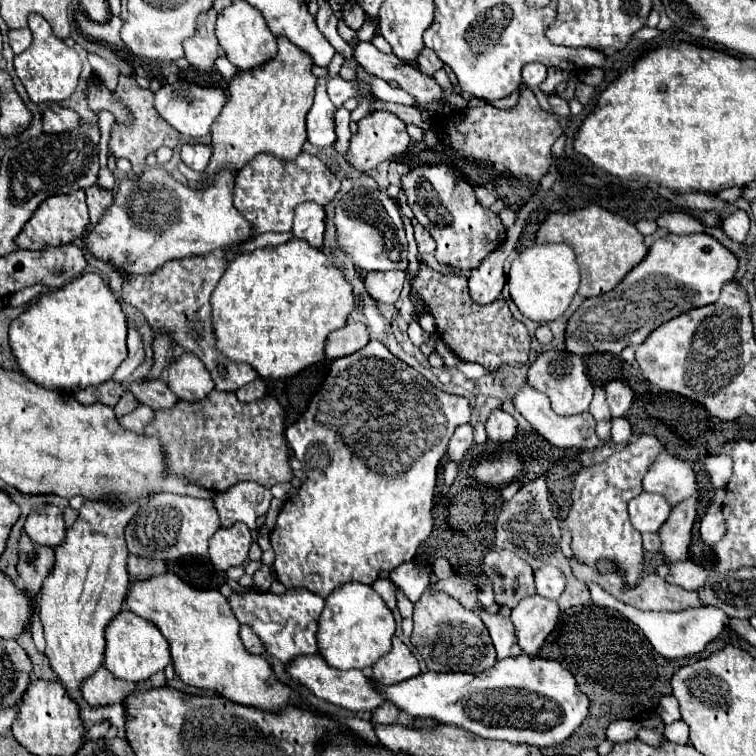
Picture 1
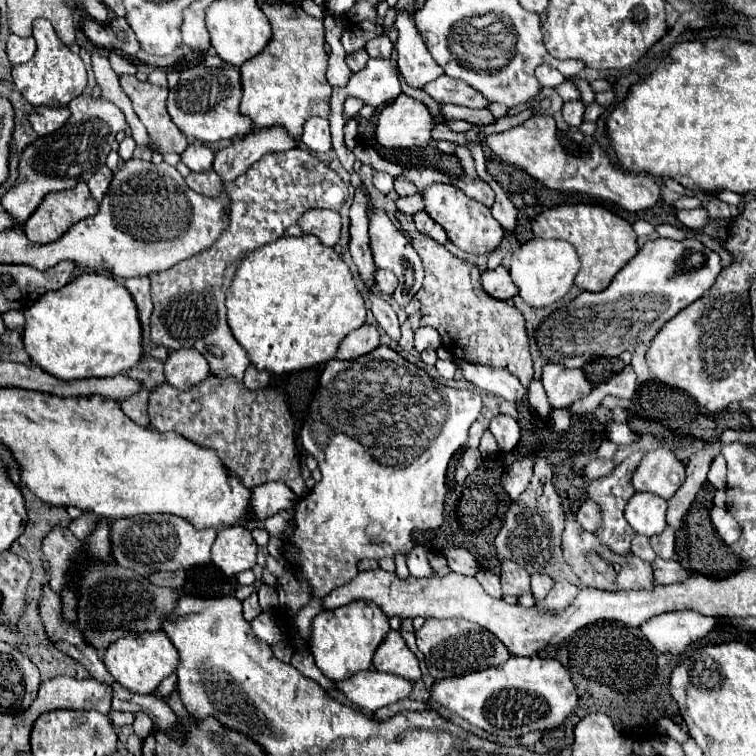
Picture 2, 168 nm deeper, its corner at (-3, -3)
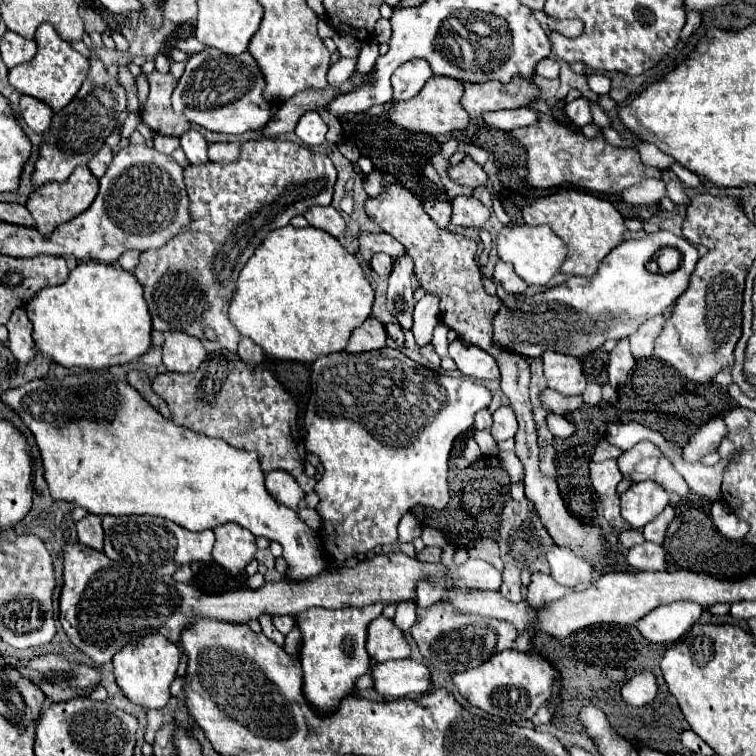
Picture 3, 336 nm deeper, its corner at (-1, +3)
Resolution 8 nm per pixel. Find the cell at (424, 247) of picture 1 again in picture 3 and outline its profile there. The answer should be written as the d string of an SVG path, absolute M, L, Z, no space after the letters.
M426 201L422 207L438 227L444 229L450 223L450 203L448 201Z

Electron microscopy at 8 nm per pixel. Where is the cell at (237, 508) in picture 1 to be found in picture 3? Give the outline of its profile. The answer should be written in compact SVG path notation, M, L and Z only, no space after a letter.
M270 471L266 475L266 489L278 503L290 509L296 509L304 497L304 491L298 487L294 477L288 475L286 471Z

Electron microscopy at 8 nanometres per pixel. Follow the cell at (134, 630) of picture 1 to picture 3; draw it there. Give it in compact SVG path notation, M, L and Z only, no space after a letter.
M150 633L140 637L138 641L130 641L124 645L112 659L116 683L122 689L122 693L136 705L142 705L146 709L164 707L170 699L170 683L176 677L176 669L180 663L180 649L176 643L168 641L160 633Z

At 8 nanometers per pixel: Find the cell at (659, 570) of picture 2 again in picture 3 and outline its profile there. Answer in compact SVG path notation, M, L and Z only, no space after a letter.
M644 541L642 545L634 545L628 555L626 563L636 571L666 571L666 557L664 549L656 543Z

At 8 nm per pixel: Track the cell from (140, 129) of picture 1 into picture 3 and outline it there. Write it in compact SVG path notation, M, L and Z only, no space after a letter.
M152 71L148 75L148 83L150 83L150 93L144 107L140 109L142 123L146 123L152 131L160 135L168 137L184 135L190 129L190 123L184 121L184 117L176 115L170 105L170 95L172 89L176 87L176 79L170 73L162 75L158 71Z

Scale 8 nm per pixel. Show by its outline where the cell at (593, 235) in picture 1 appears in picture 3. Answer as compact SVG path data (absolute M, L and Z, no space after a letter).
M564 189L554 195L542 197L534 205L524 207L522 215L528 225L548 225L568 245L568 257L562 265L562 273L578 277L596 275L602 259L614 247L618 247L620 241L624 241L626 233L624 217L610 201L578 189Z

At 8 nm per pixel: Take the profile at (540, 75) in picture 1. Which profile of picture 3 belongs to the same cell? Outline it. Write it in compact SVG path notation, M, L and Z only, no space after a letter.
M544 59L536 65L536 75L540 77L546 77L546 79L558 79L558 73L560 73L560 67L554 59Z

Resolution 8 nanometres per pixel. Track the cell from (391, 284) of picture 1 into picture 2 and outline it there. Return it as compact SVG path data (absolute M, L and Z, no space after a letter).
M378 269L378 271L376 271L376 283L378 283L378 287L380 287L382 293L392 295L394 289L396 289L396 285L398 285L398 279L396 279L396 275L394 275L392 271Z

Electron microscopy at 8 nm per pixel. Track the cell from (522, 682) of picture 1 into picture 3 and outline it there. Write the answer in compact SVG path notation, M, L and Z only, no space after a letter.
M508 649L496 653L480 667L470 671L462 671L454 675L454 685L458 693L474 707L482 709L484 713L502 717L510 723L532 719L532 715L550 701L552 687L556 681L556 669L536 653L522 653L516 649Z

